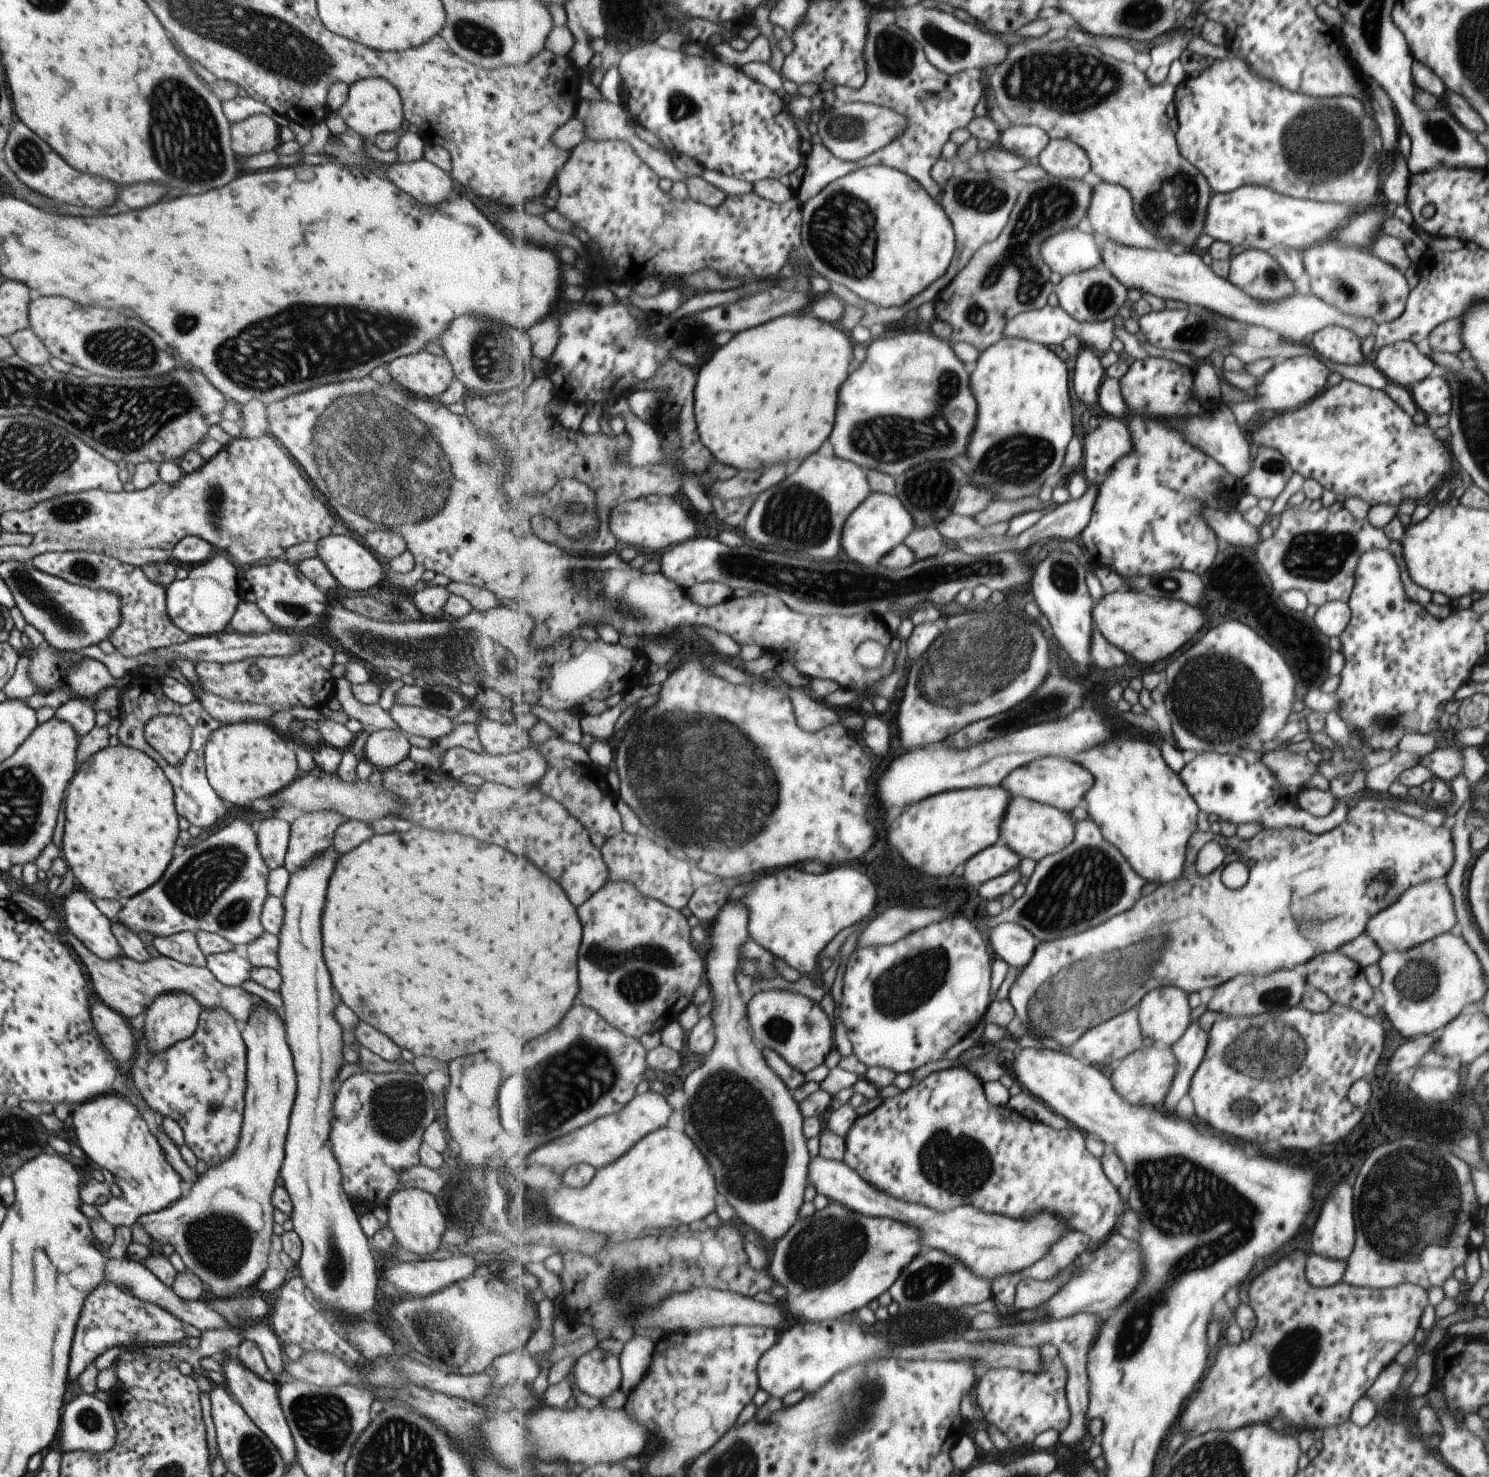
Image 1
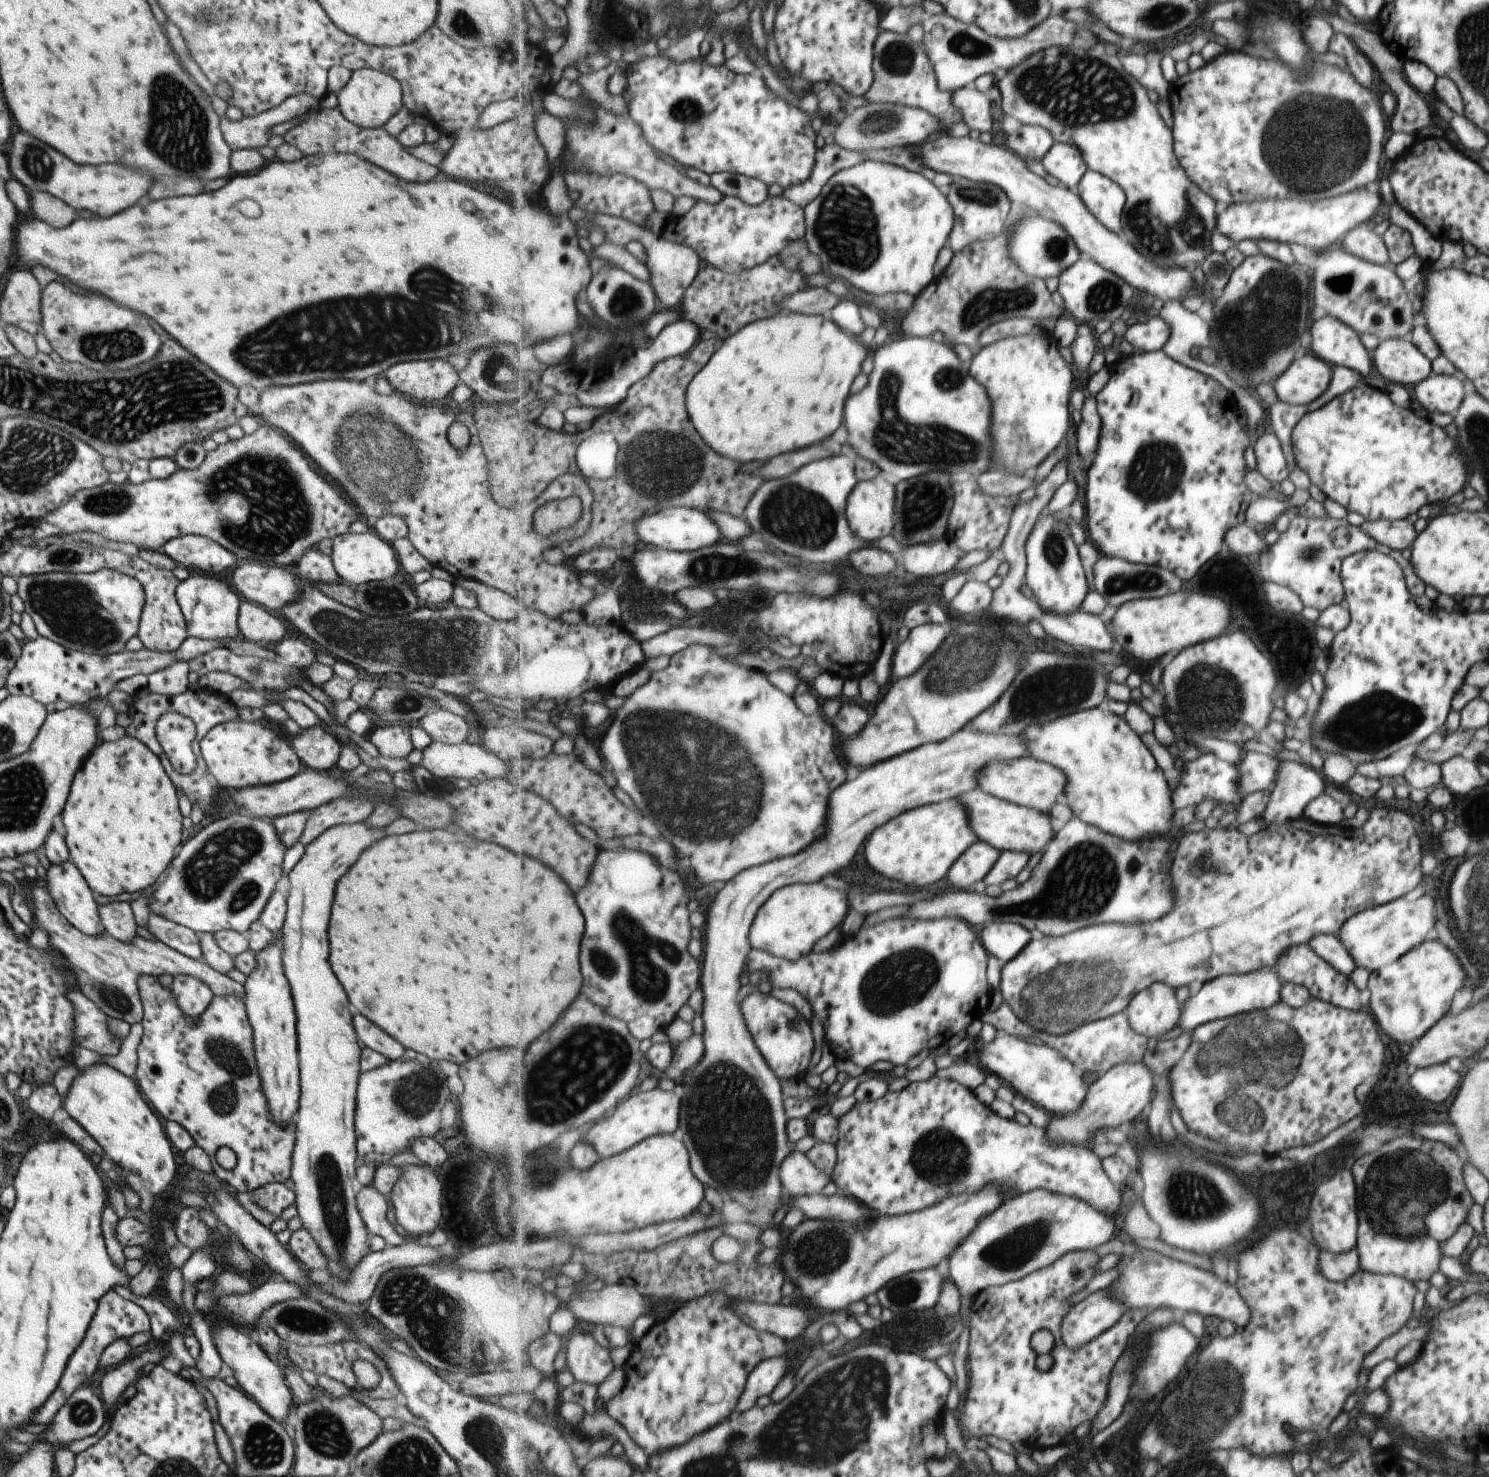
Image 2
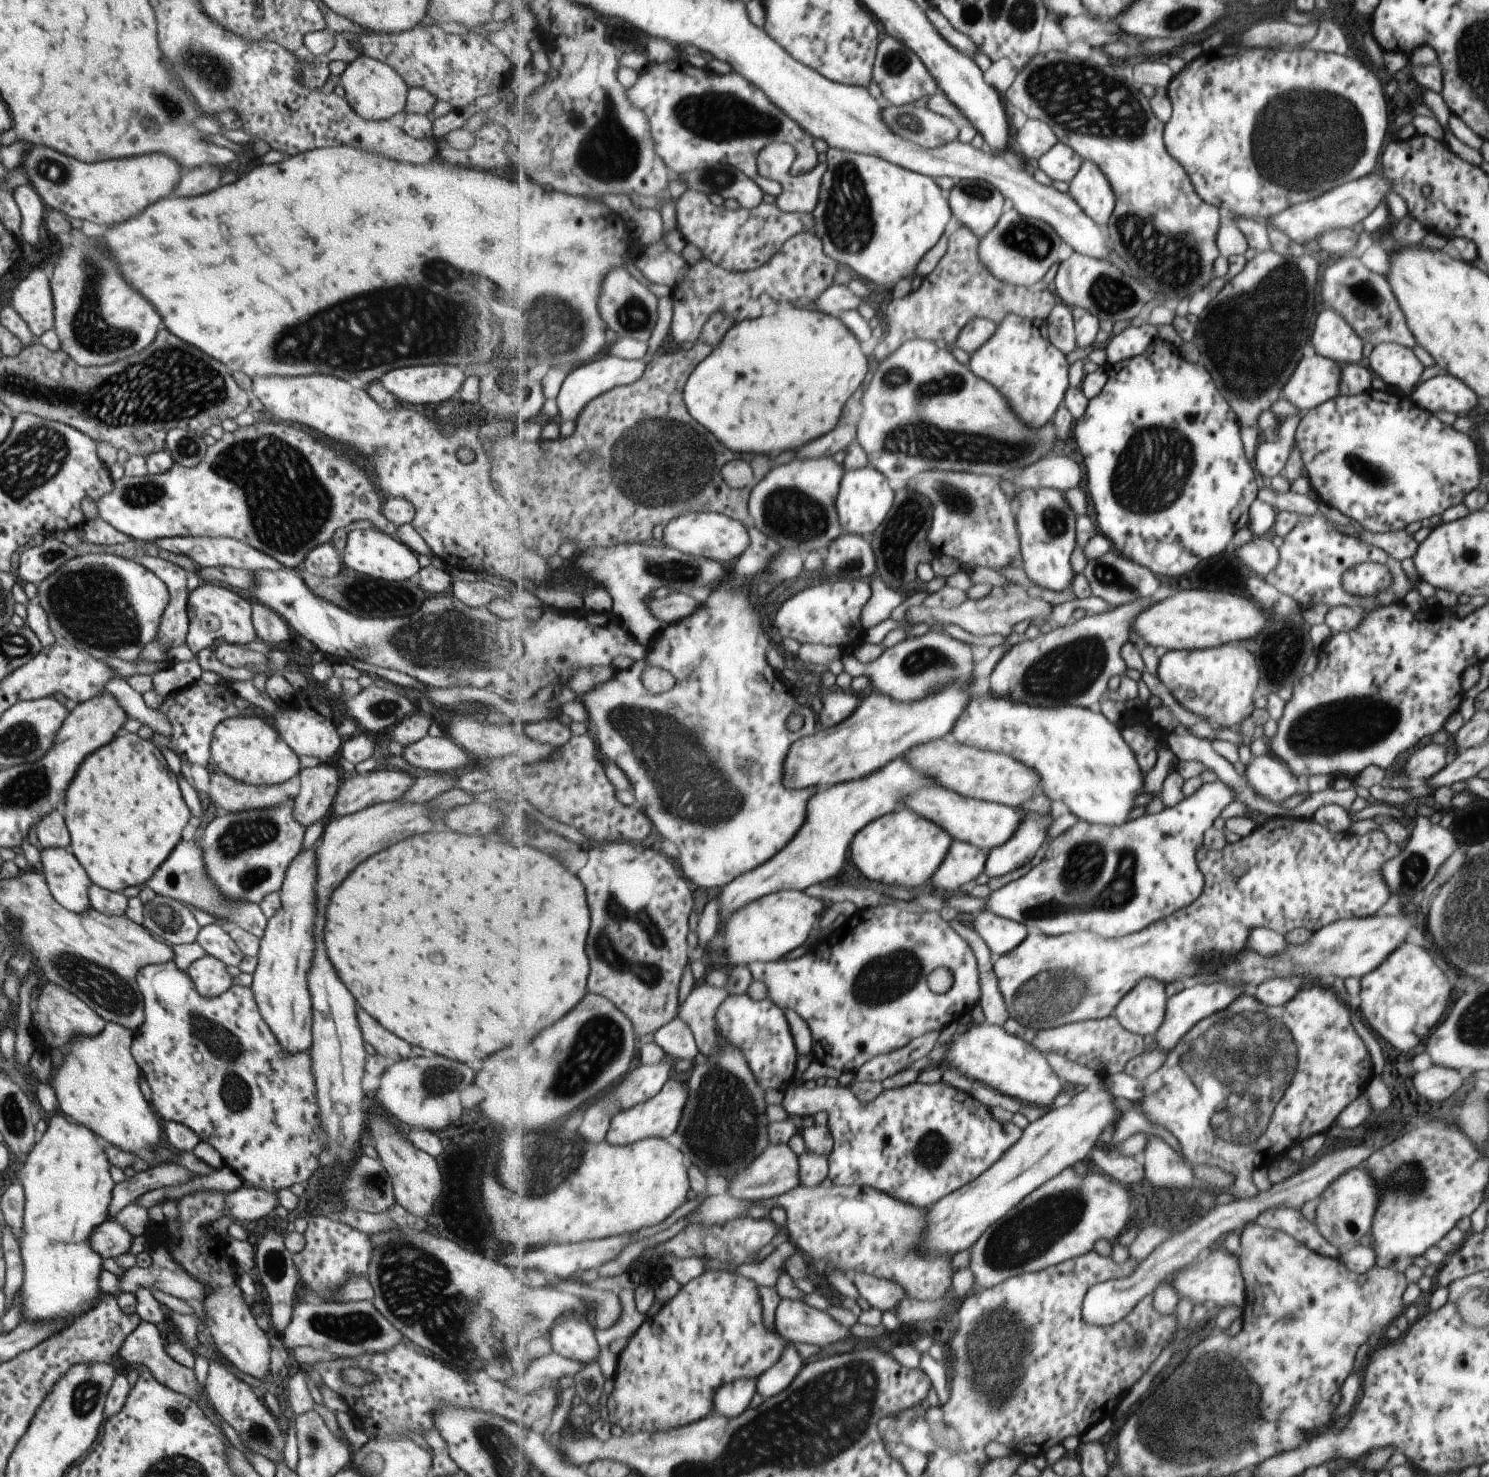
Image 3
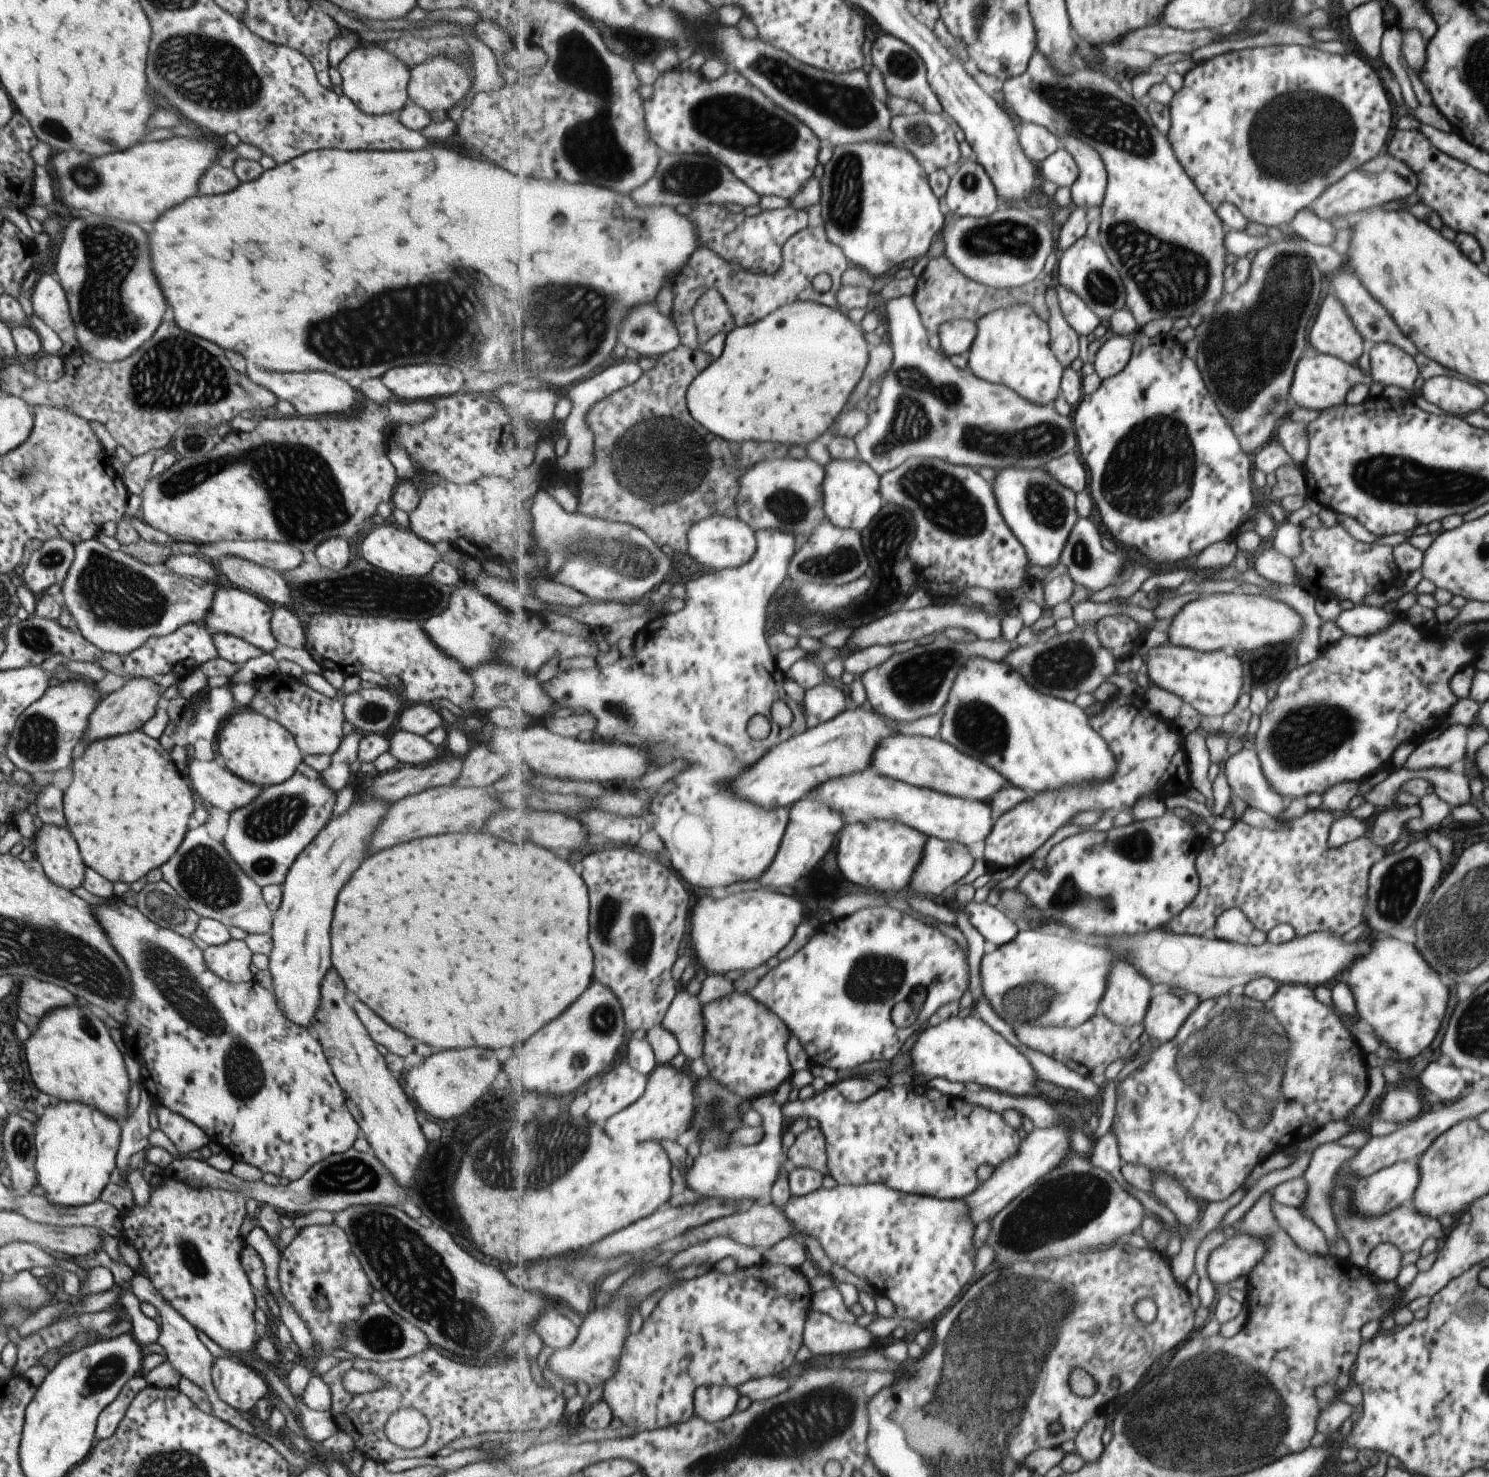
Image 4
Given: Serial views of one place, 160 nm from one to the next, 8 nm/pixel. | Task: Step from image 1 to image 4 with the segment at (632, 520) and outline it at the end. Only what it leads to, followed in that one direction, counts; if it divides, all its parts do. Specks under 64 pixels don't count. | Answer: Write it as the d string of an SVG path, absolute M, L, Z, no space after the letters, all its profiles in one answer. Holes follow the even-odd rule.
M723 515L707 517L691 527L688 541L691 542L690 556L697 562L714 568L715 571L734 569L747 564L758 549L757 532L739 516L737 518Z

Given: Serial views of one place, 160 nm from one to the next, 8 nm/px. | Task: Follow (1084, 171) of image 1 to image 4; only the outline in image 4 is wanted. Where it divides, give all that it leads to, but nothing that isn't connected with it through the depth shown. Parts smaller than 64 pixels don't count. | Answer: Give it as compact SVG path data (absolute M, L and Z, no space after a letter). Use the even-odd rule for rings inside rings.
M1061 145L1055 154L1051 154L1041 164L1041 173L1045 180L1054 183L1057 187L1071 190L1075 182L1078 182L1080 171L1074 155Z

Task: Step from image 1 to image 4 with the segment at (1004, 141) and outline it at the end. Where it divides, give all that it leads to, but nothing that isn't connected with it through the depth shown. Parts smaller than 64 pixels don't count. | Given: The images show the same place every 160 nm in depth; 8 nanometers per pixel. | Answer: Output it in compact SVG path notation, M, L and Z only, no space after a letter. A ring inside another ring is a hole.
M1026 121L1020 127L1019 140L1026 156L1035 164L1043 163L1061 146L1059 138L1045 126Z

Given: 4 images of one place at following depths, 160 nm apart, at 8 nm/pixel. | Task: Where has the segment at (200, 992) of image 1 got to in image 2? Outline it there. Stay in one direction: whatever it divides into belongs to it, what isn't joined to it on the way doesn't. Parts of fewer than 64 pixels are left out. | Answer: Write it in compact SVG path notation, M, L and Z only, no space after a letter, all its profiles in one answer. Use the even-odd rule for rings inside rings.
M35 886L30 893L33 900L33 925L45 930L51 948L59 952L65 960L74 978L75 988L107 1017L125 1021L128 1025L139 1024L142 1019L142 1002L136 982L143 975L189 975L207 983L214 996L231 994L242 998L244 995L244 986L240 983L226 974L214 971L203 961L179 954L160 940L148 940L135 934L132 941L122 943L110 937L104 930L95 936L83 934L61 916L46 889Z

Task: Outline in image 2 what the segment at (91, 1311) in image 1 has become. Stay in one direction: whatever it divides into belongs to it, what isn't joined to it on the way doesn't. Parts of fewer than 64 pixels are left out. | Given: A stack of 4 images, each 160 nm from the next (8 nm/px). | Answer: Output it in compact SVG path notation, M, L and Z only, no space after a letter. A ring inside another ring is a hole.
M112 1289L108 1290L102 1297L99 1297L97 1308L93 1313L92 1319L88 1322L88 1327L84 1332L81 1342L75 1347L71 1356L67 1359L66 1365L63 1367L61 1380L55 1385L51 1398L47 1398L47 1402L43 1402L43 1406L39 1406L39 1412L33 1414L33 1422L35 1424L49 1424L58 1408L70 1397L70 1394L78 1388L87 1378L97 1370L101 1353L114 1340L124 1338L128 1339L137 1332L149 1331L149 1321L147 1314L132 1301L126 1301L117 1295Z

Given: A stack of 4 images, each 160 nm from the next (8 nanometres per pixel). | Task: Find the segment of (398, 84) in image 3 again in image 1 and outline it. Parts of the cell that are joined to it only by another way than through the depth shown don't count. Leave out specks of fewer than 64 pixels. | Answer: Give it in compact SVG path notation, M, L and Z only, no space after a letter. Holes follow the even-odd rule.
M379 78L357 80L348 86L346 100L339 106L337 116L340 116L345 125L355 134L371 140L377 134L395 132L403 124L402 104L397 90L387 80Z

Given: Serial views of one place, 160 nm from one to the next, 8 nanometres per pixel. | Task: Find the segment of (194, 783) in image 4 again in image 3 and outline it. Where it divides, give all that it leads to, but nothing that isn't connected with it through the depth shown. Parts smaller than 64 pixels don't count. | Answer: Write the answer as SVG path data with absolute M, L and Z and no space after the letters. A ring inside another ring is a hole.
M214 770L213 773L210 774L207 796L211 804L217 805L229 813L272 807L289 800L287 792L285 792L283 788L277 788L277 785L250 785L236 781L234 778L228 777L219 770Z

